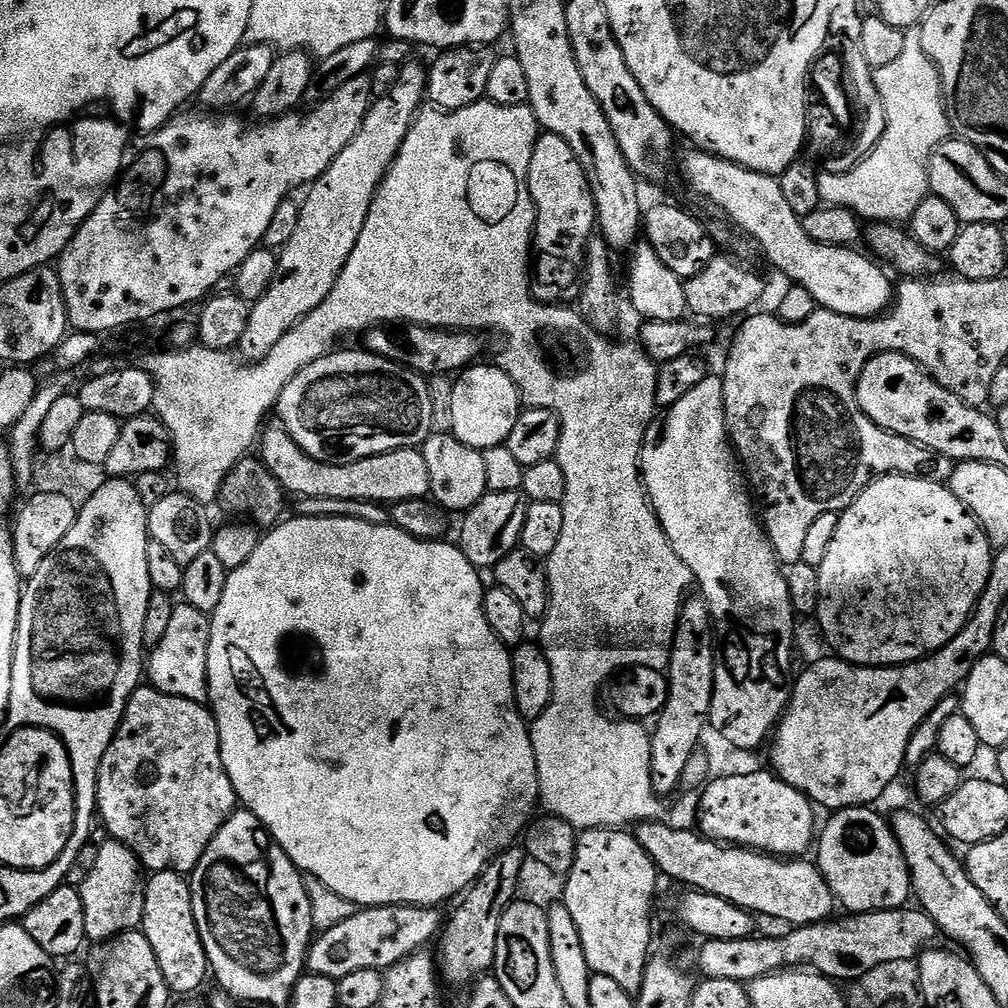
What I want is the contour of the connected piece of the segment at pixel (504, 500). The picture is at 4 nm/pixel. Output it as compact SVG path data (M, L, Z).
M523 491L488 492L470 511L463 513L458 547L477 570L495 569L496 564L506 558L506 554L520 547L529 503Z

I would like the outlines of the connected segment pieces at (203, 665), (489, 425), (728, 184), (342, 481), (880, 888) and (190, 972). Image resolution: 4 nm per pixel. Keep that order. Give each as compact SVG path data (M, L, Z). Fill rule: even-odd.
M186 602L175 605L166 634L151 649L146 660L146 676L151 687L178 698L204 704L208 699L208 647L210 646L209 617Z
M477 362L461 371L455 377L456 385L452 388L452 425L450 431L452 435L466 446L471 448L493 448L499 444L507 445L510 438L510 430L514 430L514 422L518 422L522 411L522 401L520 399L520 391L515 382L510 378L510 374L506 374L504 369L495 363L484 364L485 362Z
M688 151L692 152L688 152L684 156L684 180L692 187L693 194L709 200L714 207L721 208L733 220L731 223L737 229L740 227L746 235L753 236L760 243L765 258L782 275L789 276L793 285L814 294L817 305L823 311L853 316L859 320L871 320L873 316L883 316L891 308L894 299L894 284L893 281L888 281L887 274L883 272L885 269L871 255L868 257L856 252L855 247L839 248L833 244L819 244L810 239L804 229L803 219L799 215L796 217L797 209L792 208L786 202L786 194L782 194L782 186L777 177L767 176L761 172L751 172L748 168L738 166L729 160L722 160L720 157L712 155L711 152Z
M279 422L269 423L263 429L258 440L259 459L264 461L270 474L278 478L278 482L283 486L285 493L296 495L296 498L334 498L335 500L371 500L386 505L394 505L401 500L422 499L430 493L430 470L426 470L426 458L423 451L415 448L399 448L393 452L387 452L381 456L371 456L365 460L356 460L353 464L327 464L321 460L316 460L290 434L284 429L284 425Z
M872 806L863 808L842 808L831 813L828 825L818 832L818 843L815 845L814 863L826 878L830 890L836 895L837 905L849 913L877 912L891 908L903 908L912 896L912 879L906 866L906 858L898 846L898 838L892 832L892 825L876 813Z
M153 872L147 877L144 886L144 919L142 921L142 931L150 946L154 950L154 958L158 958L158 966L162 966L162 978L166 978L169 993L184 992L180 994L196 994L196 991L204 984L204 979L209 979L210 969L208 966L208 955L202 946L202 938L198 934L198 922L194 922L194 902L192 901L191 883L181 873L178 872Z

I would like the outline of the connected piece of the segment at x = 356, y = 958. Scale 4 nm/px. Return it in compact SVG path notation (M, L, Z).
M384 904L381 908L361 907L346 922L338 922L330 930L319 933L313 939L306 968L308 972L322 974L337 981L354 974L354 970L387 970L399 960L413 953L427 949L428 943L435 941L442 932L441 909L436 906L414 904Z

